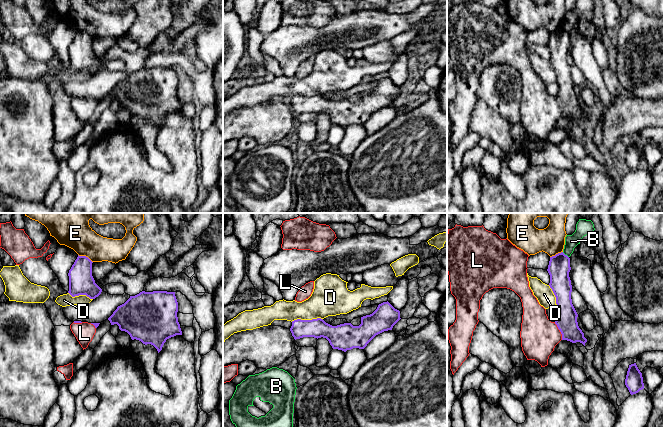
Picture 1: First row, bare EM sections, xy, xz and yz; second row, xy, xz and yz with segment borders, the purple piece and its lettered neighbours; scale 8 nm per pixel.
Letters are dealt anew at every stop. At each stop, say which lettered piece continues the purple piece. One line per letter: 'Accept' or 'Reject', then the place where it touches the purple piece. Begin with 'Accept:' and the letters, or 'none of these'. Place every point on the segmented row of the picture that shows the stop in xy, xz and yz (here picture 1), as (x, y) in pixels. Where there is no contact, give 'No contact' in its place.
Accept: L
B: Reject. Touches purple at yz (564, 254)
D: Reject. Touches purple at xz (306, 320)
E: Reject. Touches purple at xy (85, 256)
L: Accept. Touches purple at yz (560, 331)

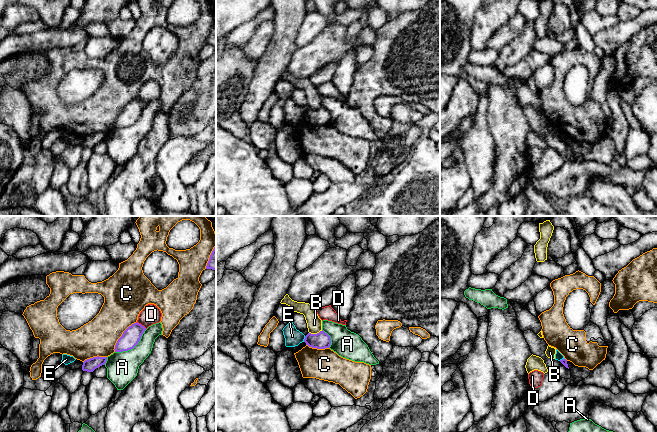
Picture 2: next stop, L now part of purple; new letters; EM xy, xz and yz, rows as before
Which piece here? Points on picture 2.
Accept: none of these
A: Reject. Touches purple at xy (133, 347)
B: Reject. Touches purple at xz (315, 334)
C: Reject. Touches purple at xy (122, 335)
D: Reject. Touches purple at xy (140, 324)
E: Reject. Touches purple at xz (304, 339)

